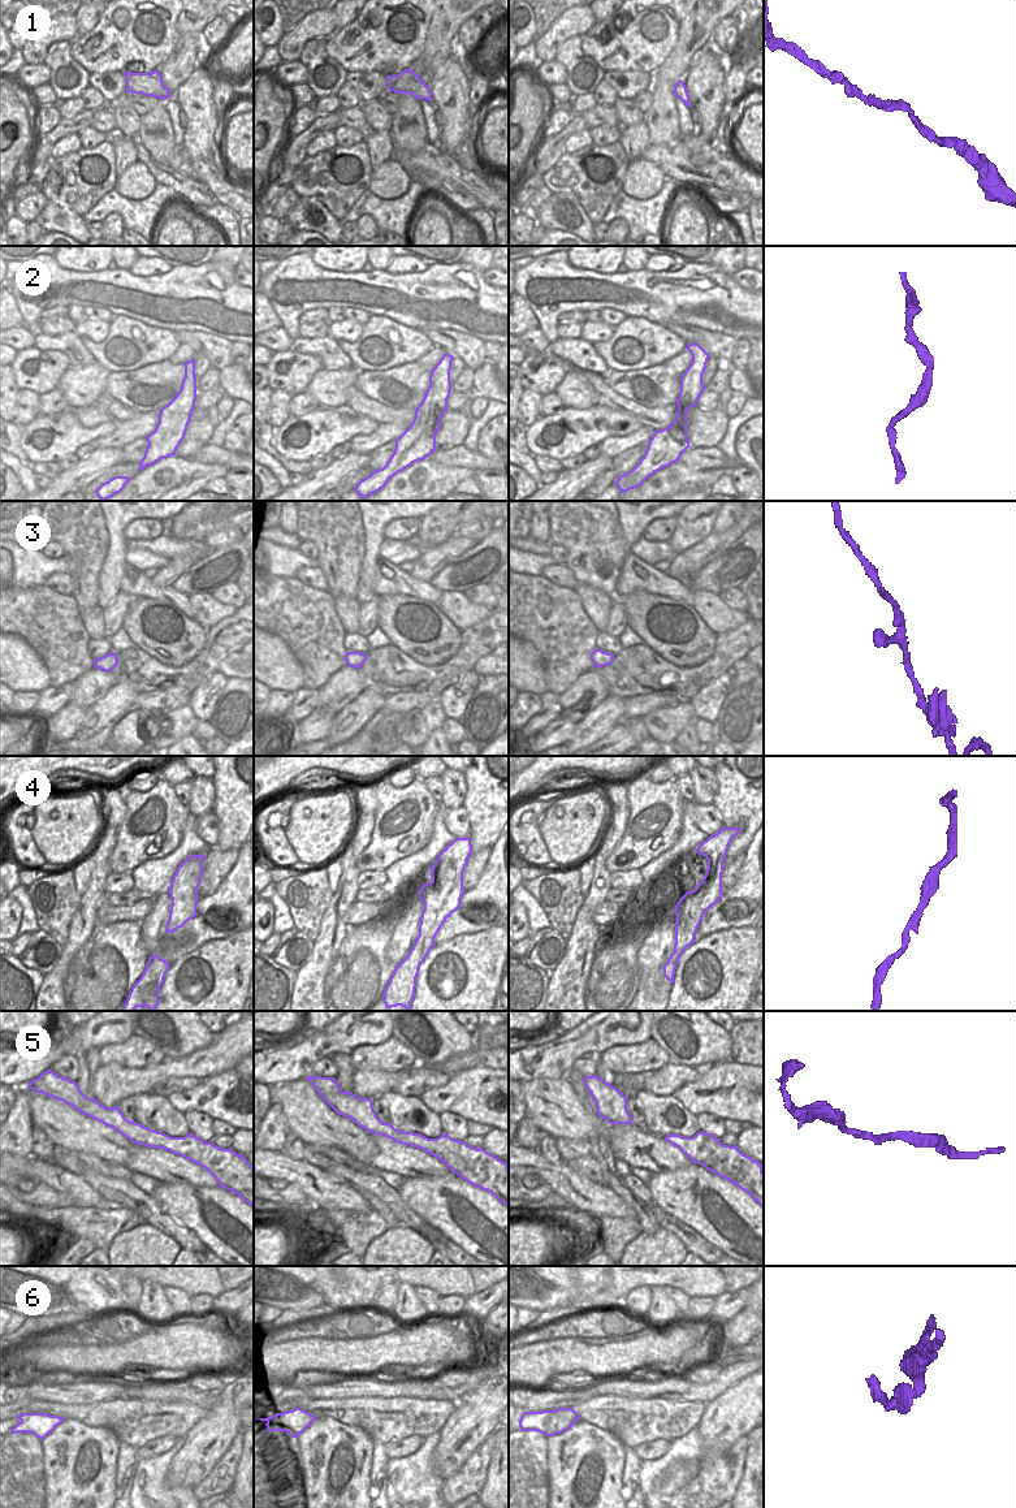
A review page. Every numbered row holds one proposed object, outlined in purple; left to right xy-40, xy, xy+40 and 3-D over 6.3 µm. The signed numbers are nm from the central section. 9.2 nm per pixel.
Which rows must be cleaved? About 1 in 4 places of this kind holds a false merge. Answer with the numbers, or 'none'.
none

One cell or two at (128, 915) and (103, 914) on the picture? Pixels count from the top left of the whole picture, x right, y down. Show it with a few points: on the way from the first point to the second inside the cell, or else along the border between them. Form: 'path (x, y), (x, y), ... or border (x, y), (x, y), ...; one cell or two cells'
path (121, 914), (109, 914); one cell

